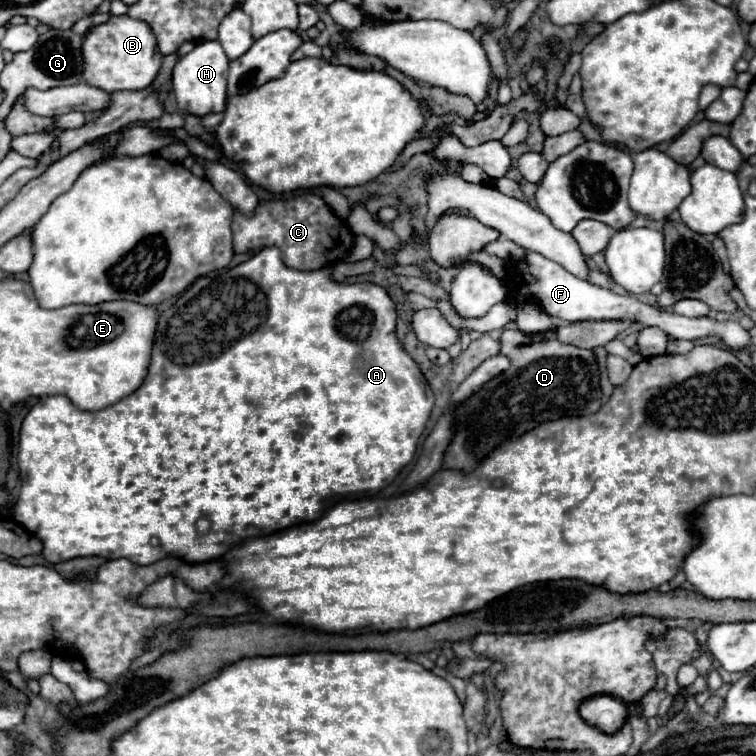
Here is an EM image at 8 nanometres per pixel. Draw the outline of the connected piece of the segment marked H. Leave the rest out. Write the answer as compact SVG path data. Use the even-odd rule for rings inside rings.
M217 40L199 42L189 54L181 56L173 68L173 94L177 106L193 116L223 112L227 102L227 72L229 72L229 58L225 56L221 44Z

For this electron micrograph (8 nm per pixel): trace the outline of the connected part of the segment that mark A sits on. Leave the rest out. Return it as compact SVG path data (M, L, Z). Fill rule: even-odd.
M277 246L263 248L247 262L211 280L209 276L197 278L167 310L163 310L149 374L139 390L99 412L77 410L67 396L39 398L29 410L19 436L17 462L23 480L15 504L15 520L43 542L41 554L49 564L77 556L125 556L135 564L153 564L161 556L175 556L185 562L209 562L245 538L269 536L289 526L317 520L325 510L345 500L349 494L381 490L413 460L417 440L433 408L433 392L413 358L397 342L395 324L395 304L381 286L371 282L337 284L331 280L329 266L313 272L287 268Z

